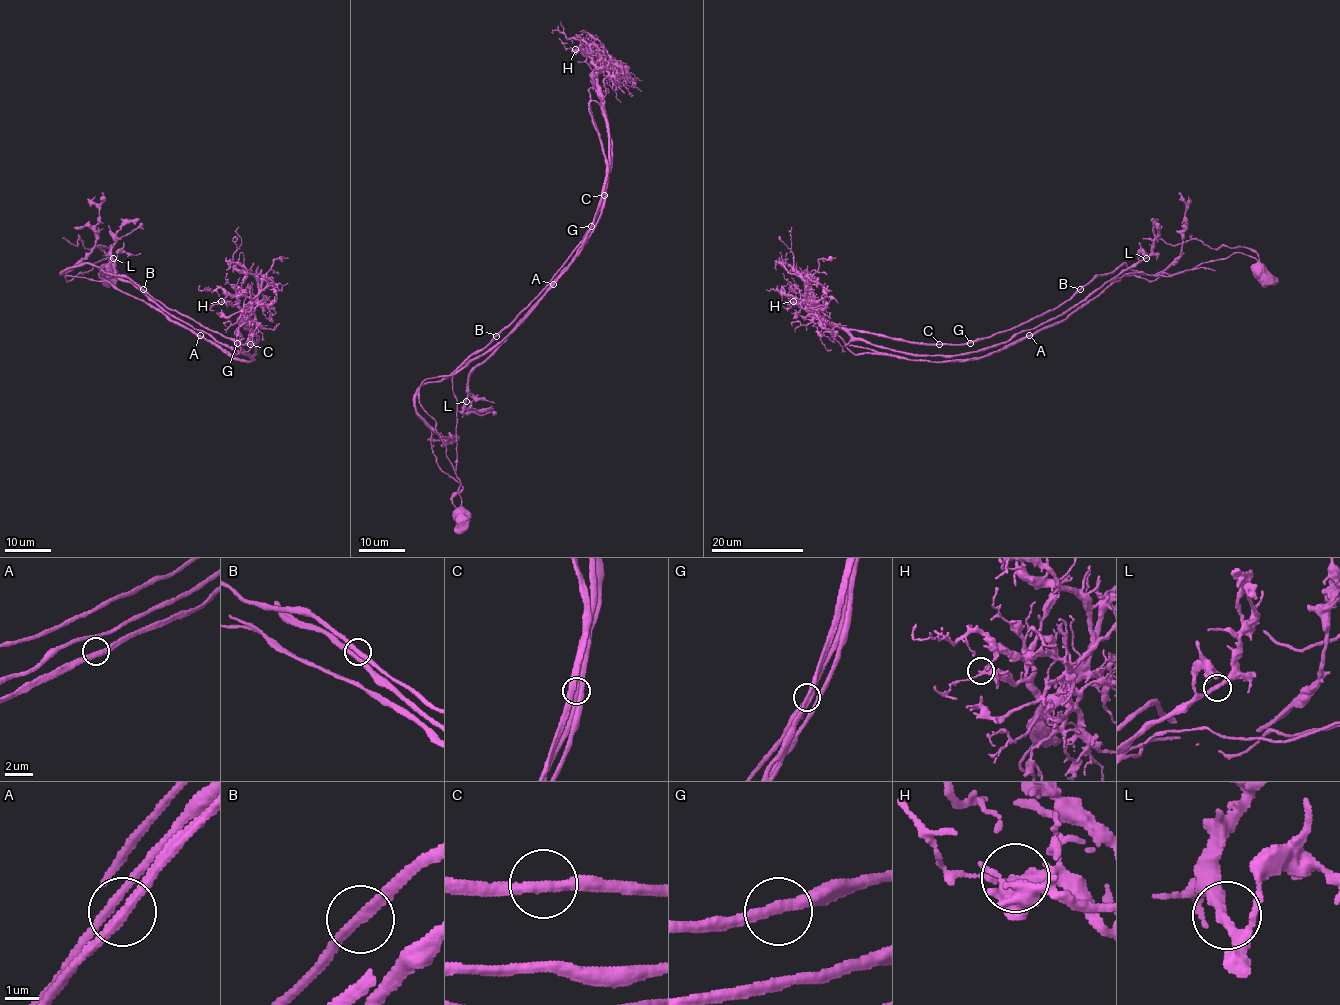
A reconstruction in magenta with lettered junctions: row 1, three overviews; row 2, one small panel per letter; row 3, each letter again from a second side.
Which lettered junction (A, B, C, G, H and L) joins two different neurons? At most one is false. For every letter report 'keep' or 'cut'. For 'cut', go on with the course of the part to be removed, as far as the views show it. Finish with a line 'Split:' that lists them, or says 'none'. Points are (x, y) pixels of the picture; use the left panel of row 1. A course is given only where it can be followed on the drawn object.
A: cut; foreign part runs (199, 334), (248, 355), (255, 354), (242, 314), (255, 301), (262, 278), (275, 258), (288, 258)
B: keep
C: keep
G: keep
H: keep
L: keep
Split: A

